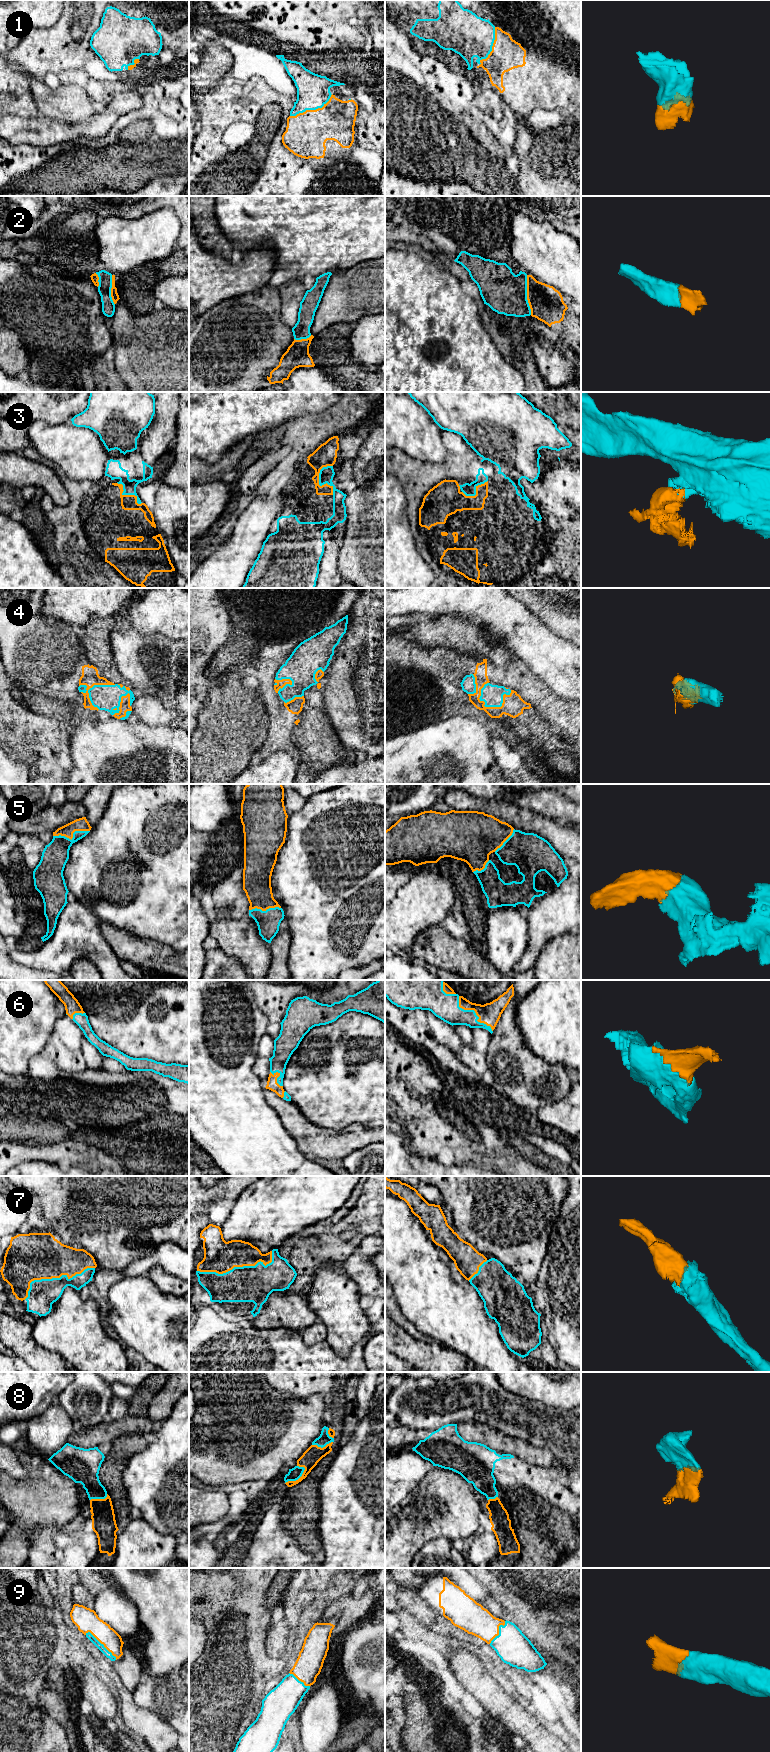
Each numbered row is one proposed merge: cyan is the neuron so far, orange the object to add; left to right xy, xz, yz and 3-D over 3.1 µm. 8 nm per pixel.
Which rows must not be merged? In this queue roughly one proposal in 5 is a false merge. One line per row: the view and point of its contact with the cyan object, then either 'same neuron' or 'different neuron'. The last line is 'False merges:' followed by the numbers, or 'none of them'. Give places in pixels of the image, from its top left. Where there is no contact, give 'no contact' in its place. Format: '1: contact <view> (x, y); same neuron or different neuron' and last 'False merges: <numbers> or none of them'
1: contact xz (312, 109); same neuron
2: contact yz (526, 295); same neuron
3: contact xz (320, 485); different neuron
4: contact xy (95, 685); same neuron
5: contact xy (73, 837); same neuron
6: contact yz (474, 1012); same neuron
7: contact xz (239, 1267); same neuron
8: contact xz (296, 1479); same neuron
9: contact xy (100, 1643); same neuron
False merges: 3

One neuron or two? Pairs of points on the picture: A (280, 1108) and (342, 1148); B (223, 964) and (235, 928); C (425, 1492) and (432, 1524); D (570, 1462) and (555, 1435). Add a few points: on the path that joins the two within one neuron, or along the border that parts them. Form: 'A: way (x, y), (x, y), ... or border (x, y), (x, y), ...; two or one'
A: way (295, 1122), (314, 1141), (327, 1144); one
B: border (219, 948), (232, 955), (244, 969); two
C: way (432, 1500), (432, 1516); one
D: way (570, 1455), (570, 1450), (562, 1442); one

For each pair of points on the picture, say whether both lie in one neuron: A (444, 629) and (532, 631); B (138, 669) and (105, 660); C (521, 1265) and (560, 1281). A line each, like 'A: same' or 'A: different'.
A: different
B: different
C: different

